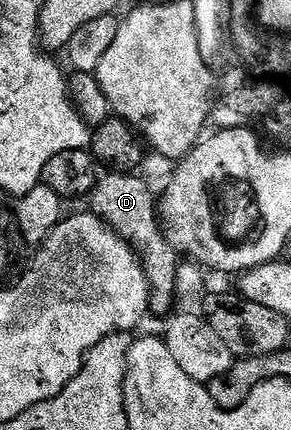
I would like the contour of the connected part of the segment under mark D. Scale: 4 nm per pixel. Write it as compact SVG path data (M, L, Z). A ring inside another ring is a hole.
M108 171L100 175L99 181L95 183L89 203L90 211L100 216L138 256L151 287L150 311L154 315L156 312L157 315L166 317L172 311L170 308L174 306L175 300L177 301L175 287L181 256L163 233L163 221L159 218L156 193L155 196L151 193L150 186L139 174Z

